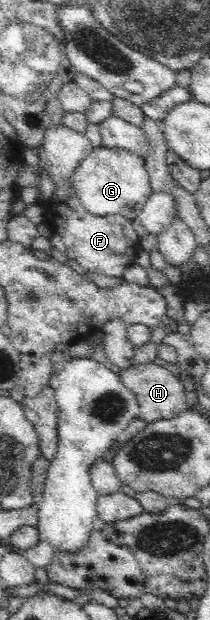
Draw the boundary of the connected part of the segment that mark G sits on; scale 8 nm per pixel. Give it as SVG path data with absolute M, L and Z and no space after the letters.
M102 145L94 147L75 167L67 184L85 210L99 217L118 214L134 220L152 194L143 159L125 150L109 149Z

